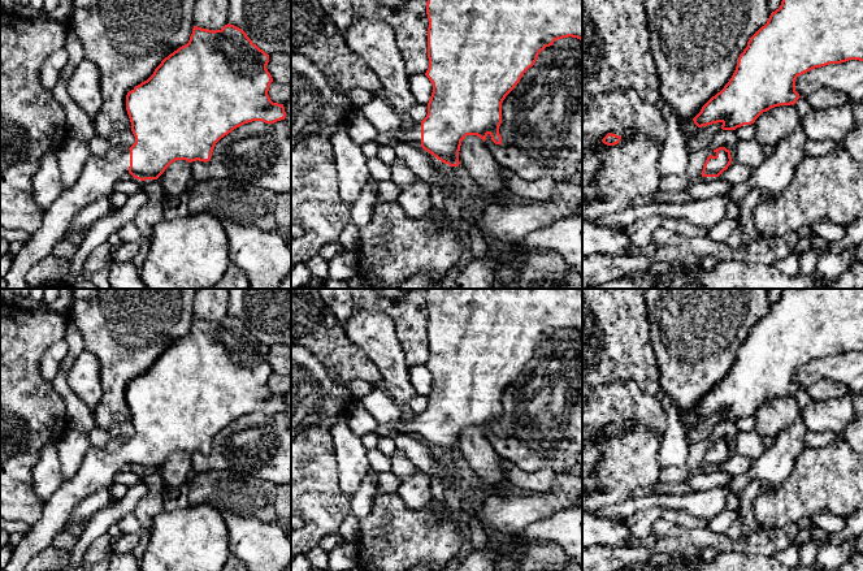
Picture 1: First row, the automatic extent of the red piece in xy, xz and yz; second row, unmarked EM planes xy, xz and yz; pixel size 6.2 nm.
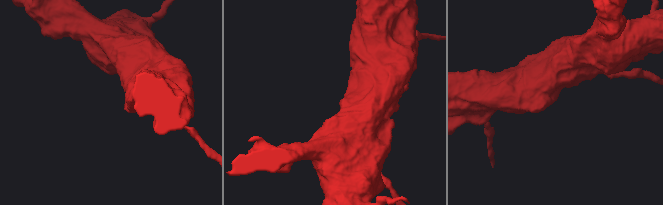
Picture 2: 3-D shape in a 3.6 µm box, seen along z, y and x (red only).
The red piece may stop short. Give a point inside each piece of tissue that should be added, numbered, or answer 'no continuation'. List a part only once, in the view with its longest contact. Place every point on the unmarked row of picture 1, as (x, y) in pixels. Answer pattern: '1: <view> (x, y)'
1: xy (99, 466)

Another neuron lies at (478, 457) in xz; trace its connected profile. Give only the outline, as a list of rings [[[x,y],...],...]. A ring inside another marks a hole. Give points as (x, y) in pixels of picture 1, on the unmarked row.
[[[467,427],[459,442],[459,460],[477,483],[502,486],[508,483],[506,459],[500,458],[486,434],[477,427]]]

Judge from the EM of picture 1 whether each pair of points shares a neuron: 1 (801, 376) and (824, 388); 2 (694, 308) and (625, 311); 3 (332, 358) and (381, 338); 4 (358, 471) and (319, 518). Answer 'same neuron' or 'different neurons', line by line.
1: different neurons
2: different neurons
3: different neurons
4: different neurons

